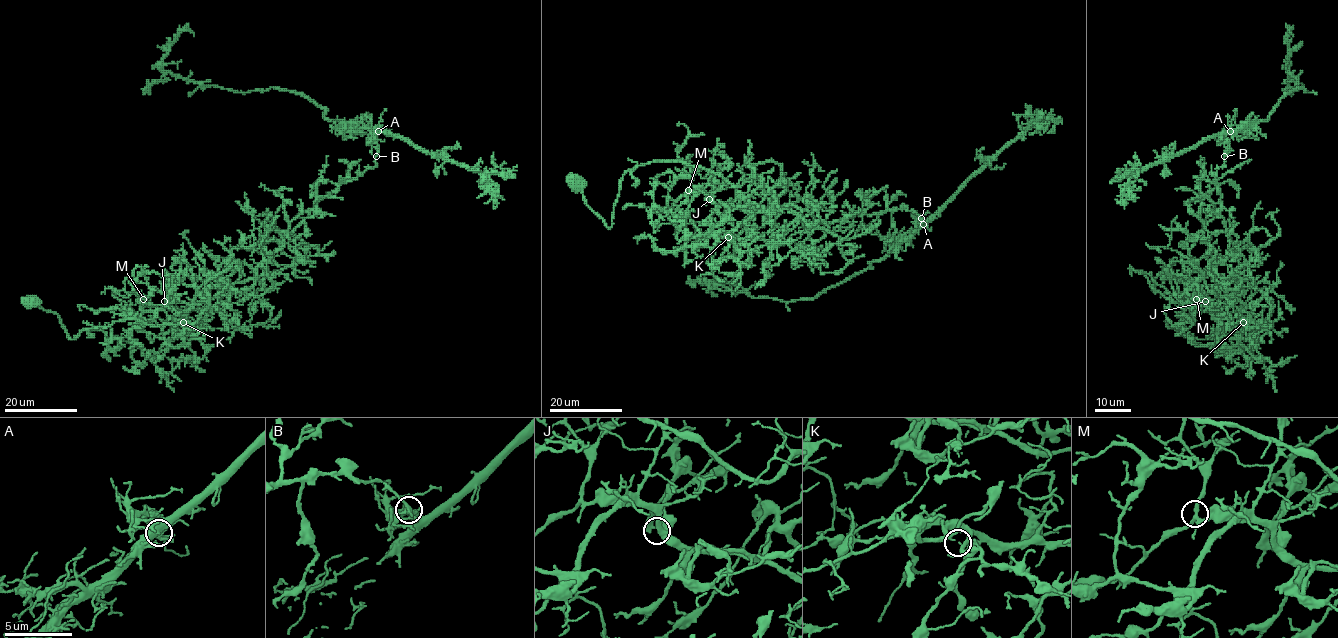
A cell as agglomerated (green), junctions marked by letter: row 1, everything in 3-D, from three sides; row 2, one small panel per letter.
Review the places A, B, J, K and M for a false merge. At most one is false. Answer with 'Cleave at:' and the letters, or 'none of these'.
Cleave at: B

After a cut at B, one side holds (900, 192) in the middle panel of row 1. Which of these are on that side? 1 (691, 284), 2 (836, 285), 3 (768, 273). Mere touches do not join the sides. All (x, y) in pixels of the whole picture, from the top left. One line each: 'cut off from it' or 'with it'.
1: cut off from it
2: cut off from it
3: with it

